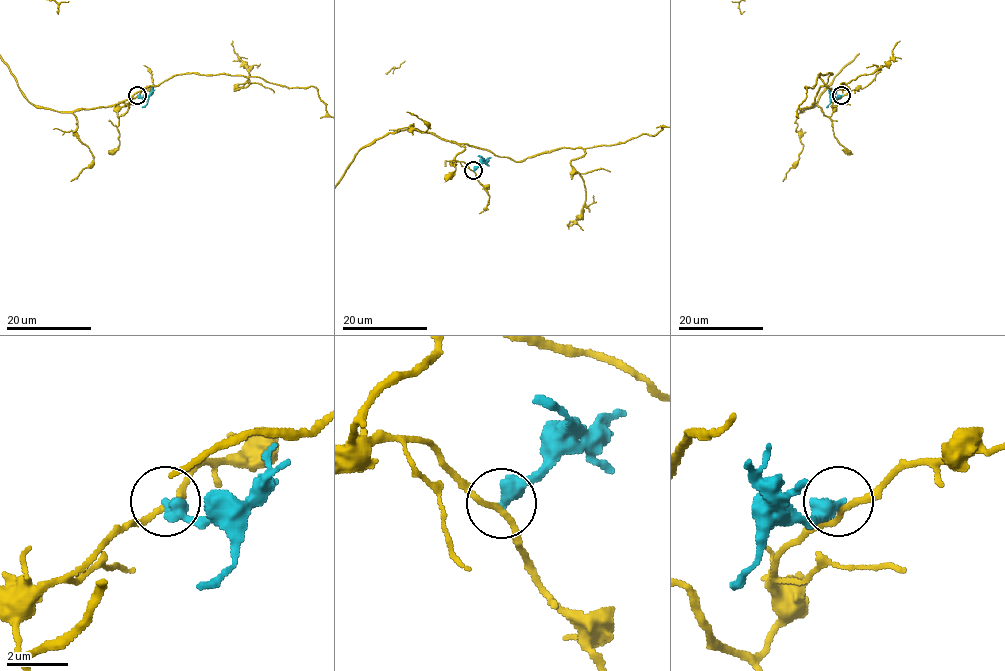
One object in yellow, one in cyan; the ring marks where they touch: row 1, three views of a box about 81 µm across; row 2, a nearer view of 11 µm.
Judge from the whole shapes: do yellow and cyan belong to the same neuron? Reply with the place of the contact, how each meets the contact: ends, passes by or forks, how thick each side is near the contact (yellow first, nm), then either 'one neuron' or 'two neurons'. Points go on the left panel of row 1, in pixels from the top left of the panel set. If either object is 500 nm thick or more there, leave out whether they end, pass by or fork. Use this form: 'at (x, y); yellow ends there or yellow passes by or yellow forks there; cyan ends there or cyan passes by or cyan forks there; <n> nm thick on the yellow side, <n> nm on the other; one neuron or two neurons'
at (137, 95); yellow passes by; cyan ends there; 180 nm thick on the yellow side, 480 nm on the other; two neurons

